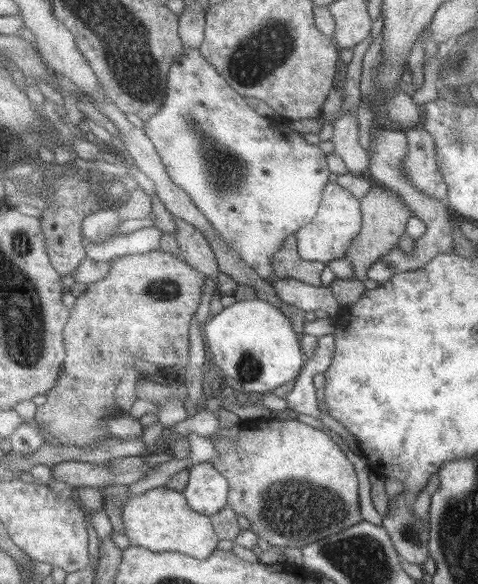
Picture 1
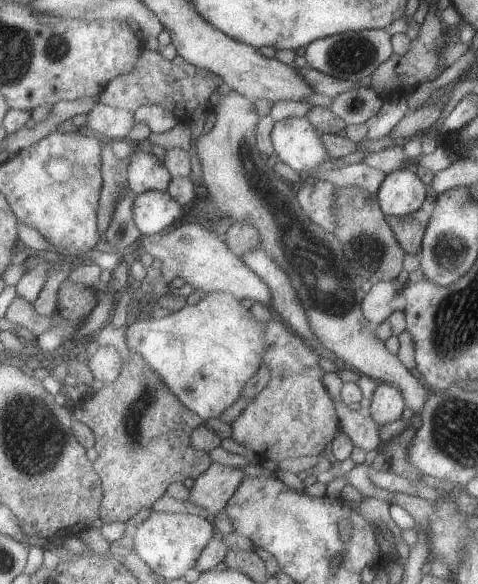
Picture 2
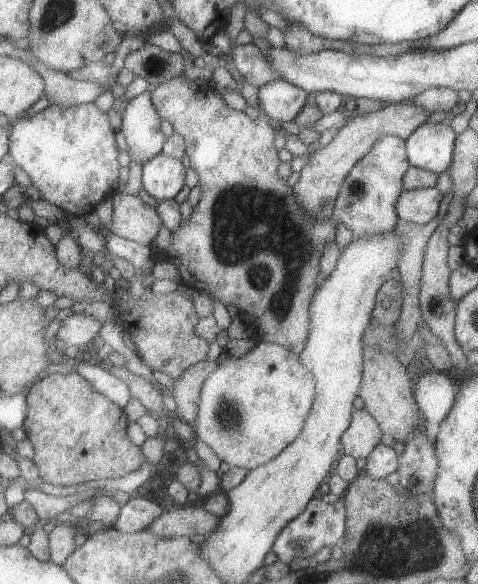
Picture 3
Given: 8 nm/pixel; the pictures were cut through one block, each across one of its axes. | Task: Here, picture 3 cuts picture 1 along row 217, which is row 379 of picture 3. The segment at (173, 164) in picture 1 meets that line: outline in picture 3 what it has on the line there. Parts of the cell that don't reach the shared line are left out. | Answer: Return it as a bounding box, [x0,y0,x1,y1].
[192,342,318,471]

